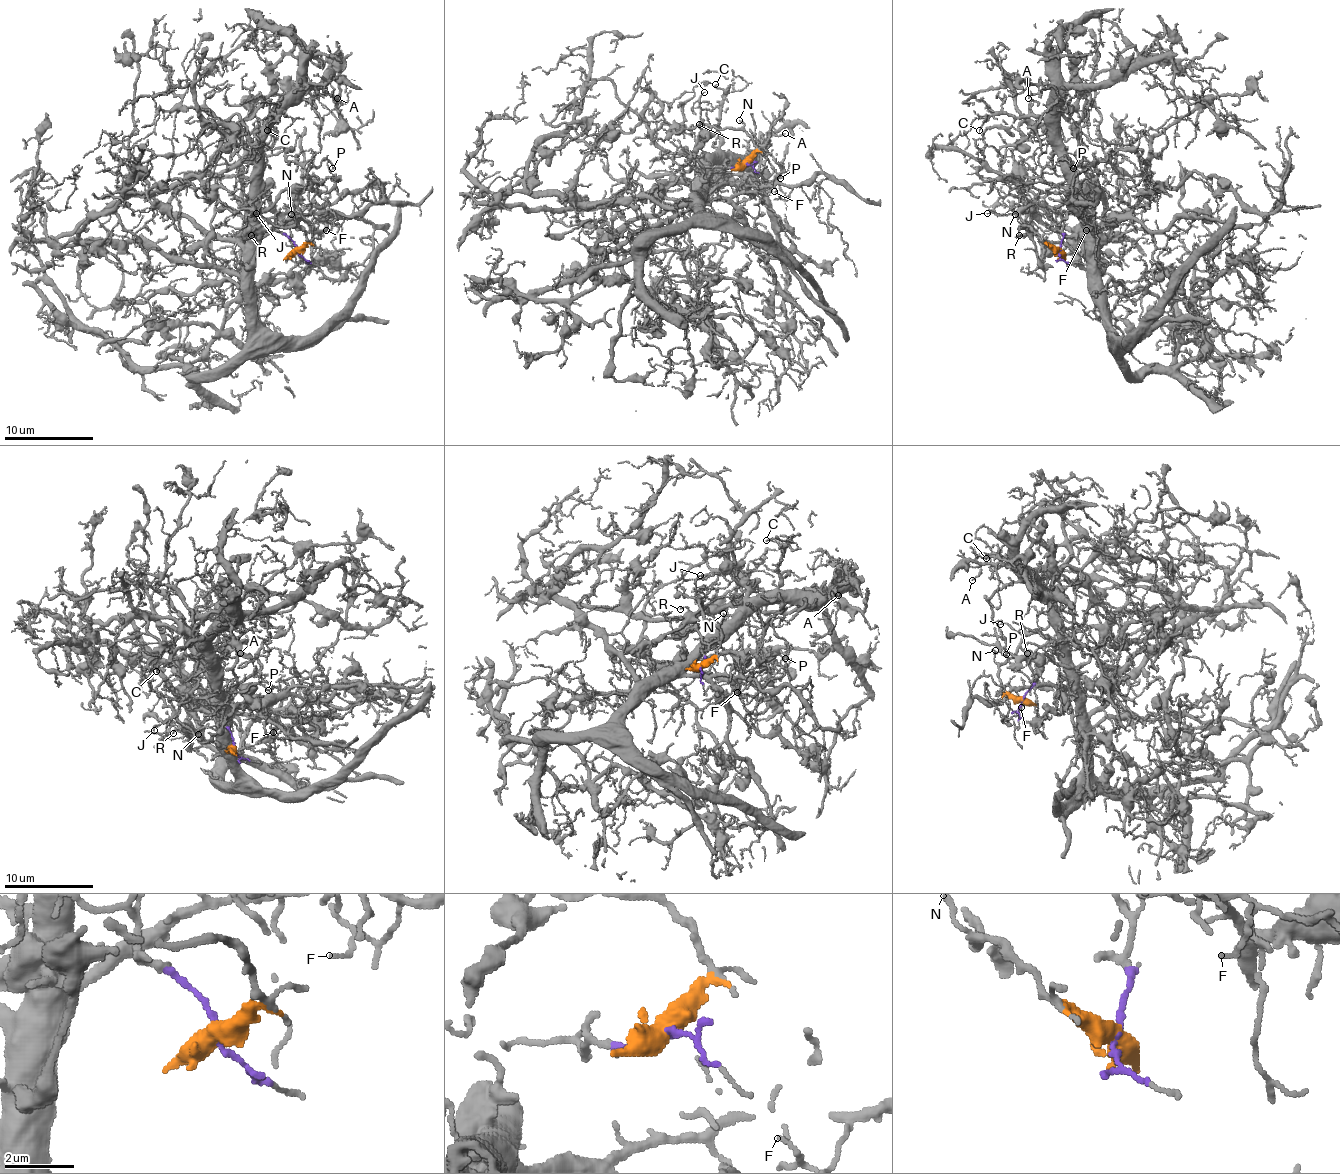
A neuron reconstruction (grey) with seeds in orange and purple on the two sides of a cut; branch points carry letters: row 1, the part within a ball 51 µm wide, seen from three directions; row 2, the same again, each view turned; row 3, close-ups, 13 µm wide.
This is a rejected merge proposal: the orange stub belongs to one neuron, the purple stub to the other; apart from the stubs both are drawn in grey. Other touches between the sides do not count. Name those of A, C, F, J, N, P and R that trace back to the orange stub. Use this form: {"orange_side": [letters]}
{"orange_side": ["J", "N", "R"]}

